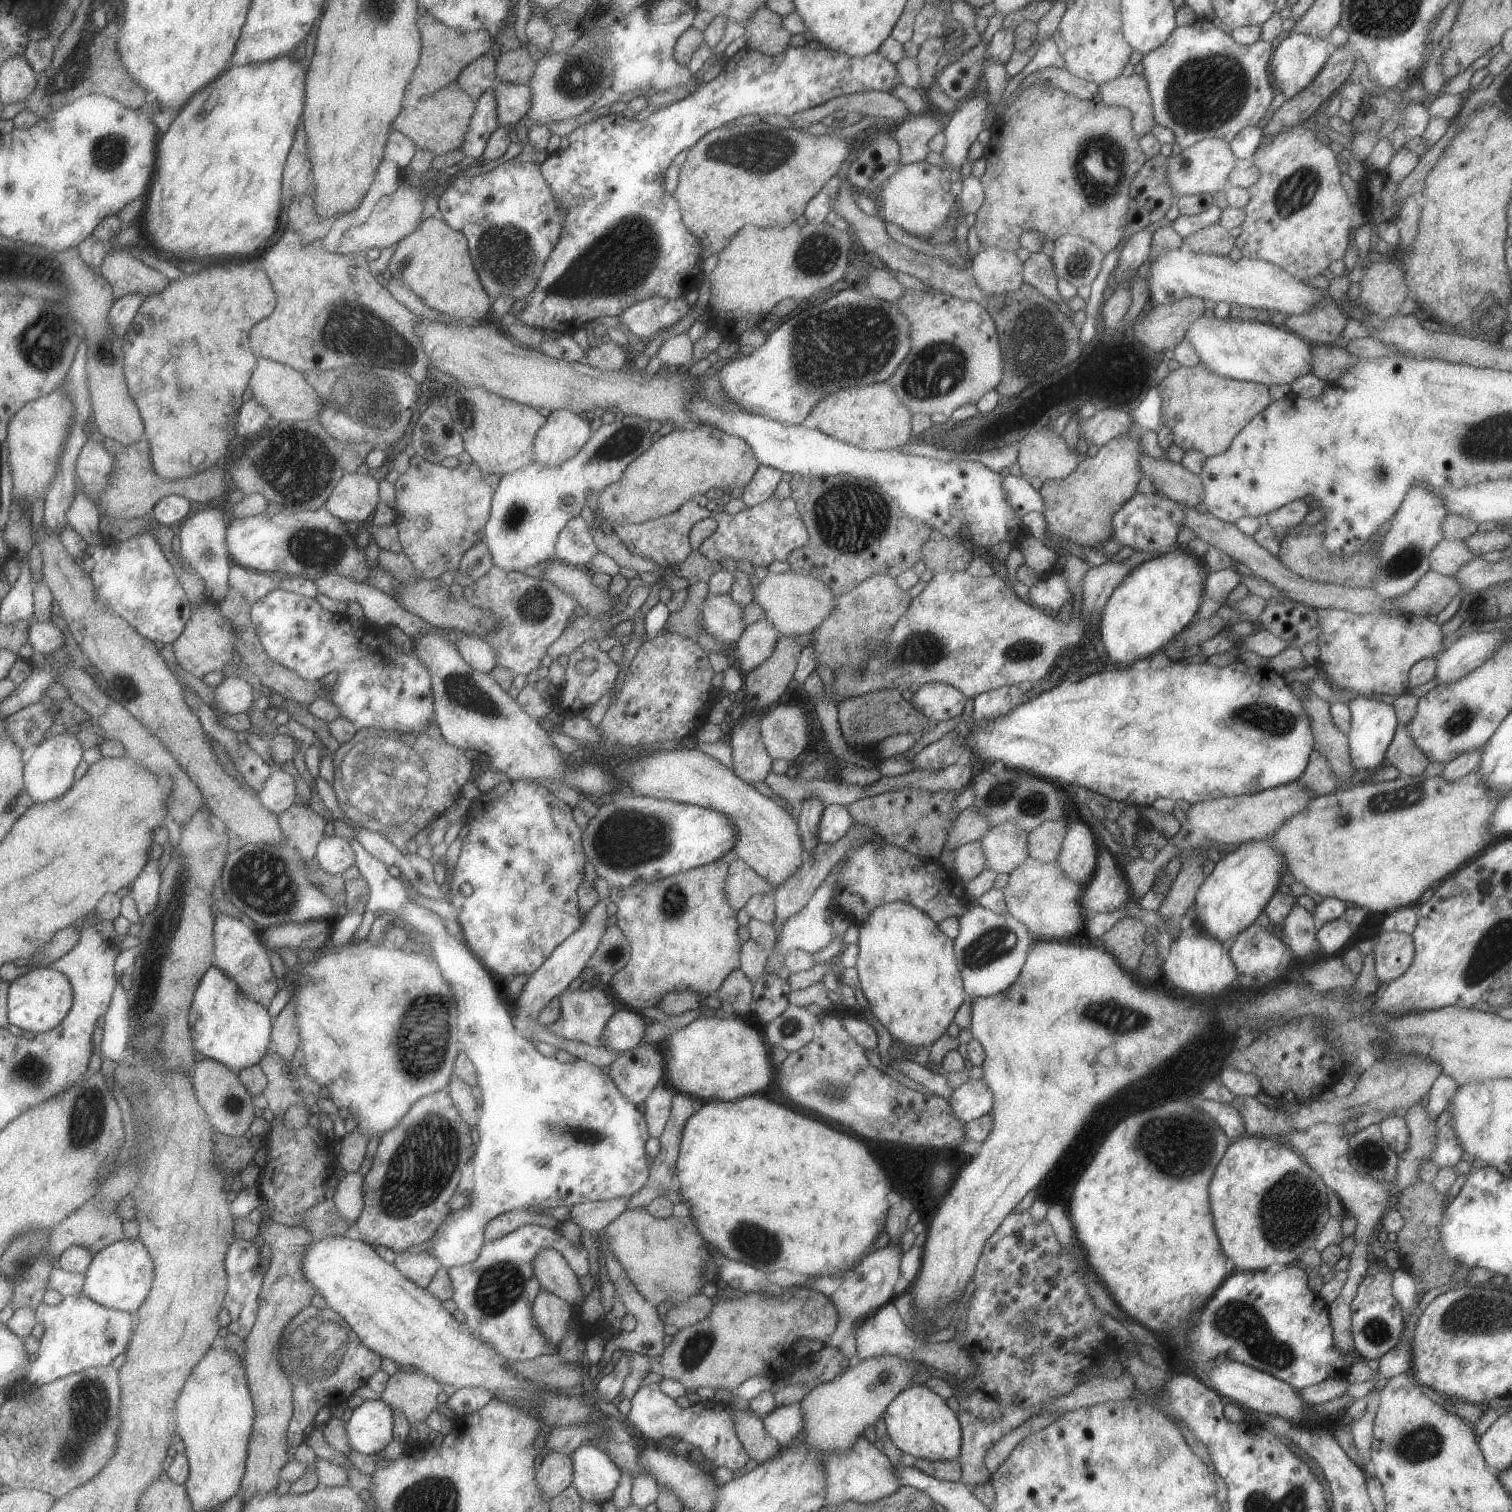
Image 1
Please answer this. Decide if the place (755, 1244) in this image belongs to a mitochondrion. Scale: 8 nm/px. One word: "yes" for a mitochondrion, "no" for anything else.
yes

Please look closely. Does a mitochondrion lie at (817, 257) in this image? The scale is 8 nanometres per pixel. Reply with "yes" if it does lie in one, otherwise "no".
yes

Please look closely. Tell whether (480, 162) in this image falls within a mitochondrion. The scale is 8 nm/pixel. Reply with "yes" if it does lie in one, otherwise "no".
no

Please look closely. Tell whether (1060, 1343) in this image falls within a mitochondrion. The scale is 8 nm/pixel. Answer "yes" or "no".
no

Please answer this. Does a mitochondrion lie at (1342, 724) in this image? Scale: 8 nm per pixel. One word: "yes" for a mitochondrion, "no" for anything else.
no

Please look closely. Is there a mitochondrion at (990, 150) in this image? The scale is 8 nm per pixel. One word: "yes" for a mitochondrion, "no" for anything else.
no

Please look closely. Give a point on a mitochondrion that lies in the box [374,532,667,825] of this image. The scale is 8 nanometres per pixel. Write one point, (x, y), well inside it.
(460, 691)

